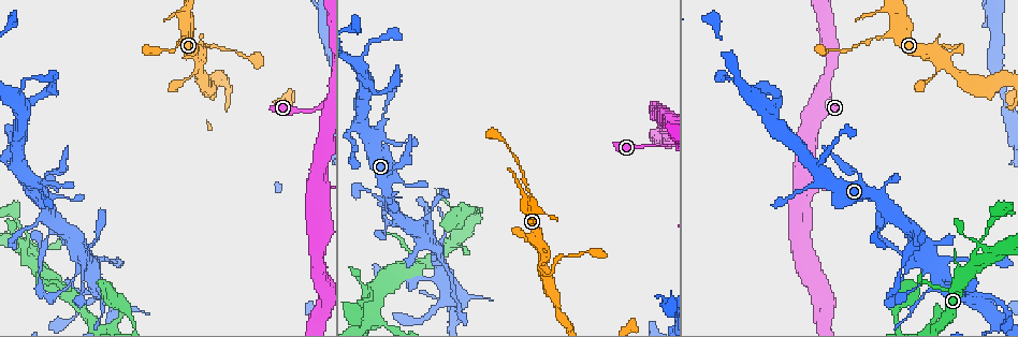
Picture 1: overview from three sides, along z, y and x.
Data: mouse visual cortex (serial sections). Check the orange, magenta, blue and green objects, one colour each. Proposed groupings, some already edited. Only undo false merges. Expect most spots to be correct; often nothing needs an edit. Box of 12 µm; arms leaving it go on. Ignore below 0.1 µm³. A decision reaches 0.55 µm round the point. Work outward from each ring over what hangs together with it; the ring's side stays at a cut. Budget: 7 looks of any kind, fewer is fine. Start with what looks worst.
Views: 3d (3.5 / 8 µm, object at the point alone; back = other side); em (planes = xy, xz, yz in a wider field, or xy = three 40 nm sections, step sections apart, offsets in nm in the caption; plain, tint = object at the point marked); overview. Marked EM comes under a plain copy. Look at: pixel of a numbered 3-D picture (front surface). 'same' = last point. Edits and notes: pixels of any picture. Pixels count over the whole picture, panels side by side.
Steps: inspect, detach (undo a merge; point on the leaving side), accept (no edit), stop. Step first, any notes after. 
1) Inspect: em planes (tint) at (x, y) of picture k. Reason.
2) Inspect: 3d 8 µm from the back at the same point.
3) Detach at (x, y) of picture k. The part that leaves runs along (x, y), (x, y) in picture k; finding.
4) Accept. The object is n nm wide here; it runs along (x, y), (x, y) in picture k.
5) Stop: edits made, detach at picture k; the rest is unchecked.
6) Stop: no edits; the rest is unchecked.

Inspect: 3d 3.5 µm at (661, 145) of picture 1. Sudden change in width.

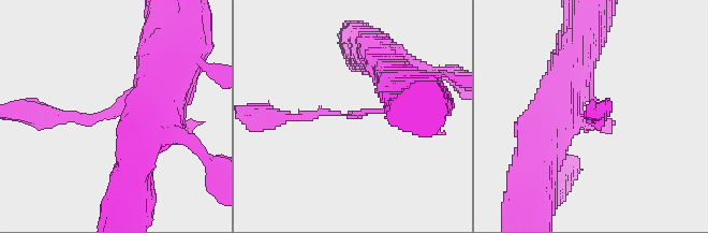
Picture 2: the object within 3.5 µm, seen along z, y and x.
Inspect: em xy step 5 (tint) at (349, 116) of picture 2. Need the tissue.

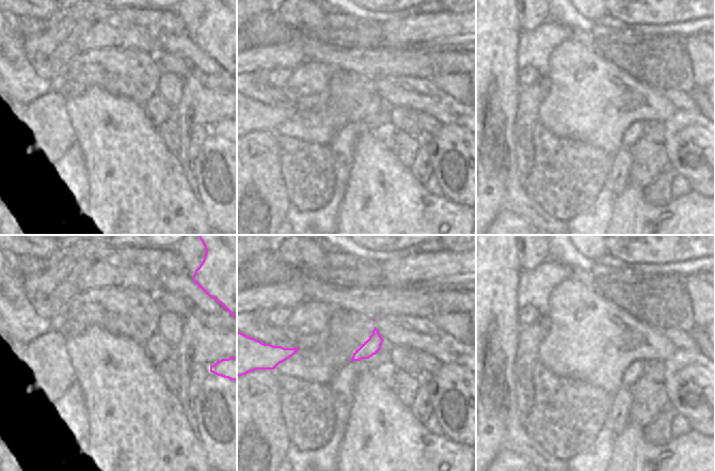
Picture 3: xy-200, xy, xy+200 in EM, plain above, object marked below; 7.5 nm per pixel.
Accept. It runs along (37, 114), (97, 120), (156, 77) in picture 2; all the same cell.

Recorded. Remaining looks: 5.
Inspect: 3d 8 µm at (202, 56) of picture 1. Branch point.

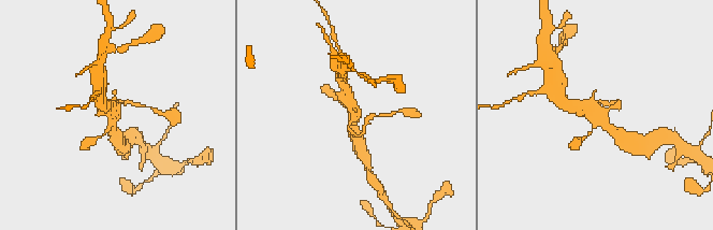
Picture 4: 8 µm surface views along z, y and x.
Inspect: em xy step 2 (tint) at (356, 108) of picture 4.

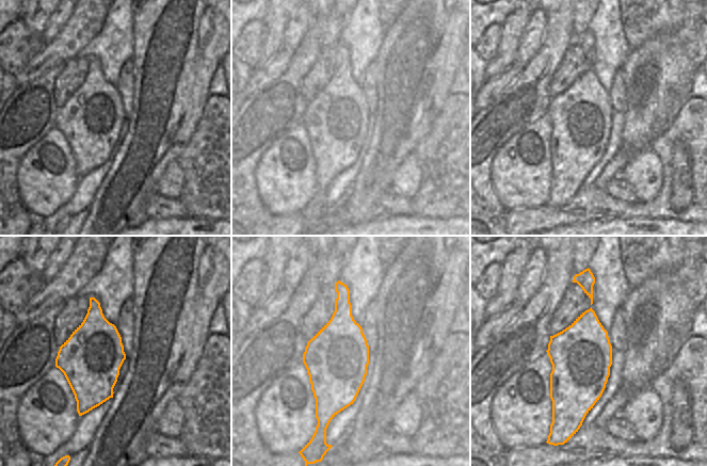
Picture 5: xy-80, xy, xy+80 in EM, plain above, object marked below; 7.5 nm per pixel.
Accept. The object is 480 nm wide here; it runs along (567, 103), (593, 110), (615, 132) in picture 4; continuous, no second cell.

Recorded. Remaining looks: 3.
Inspect: 3d 8 µm at (17, 219) of picture 1. Thick turns thin.

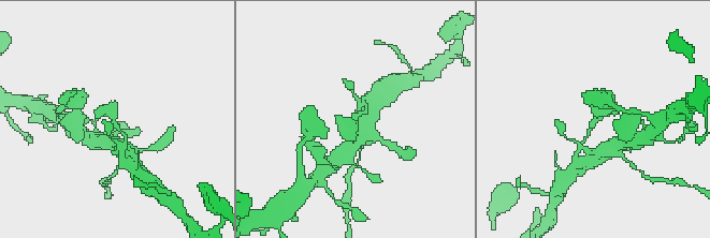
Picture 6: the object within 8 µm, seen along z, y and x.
Inspect: em xy step 5 (tint) at (596, 122) of picture 6.

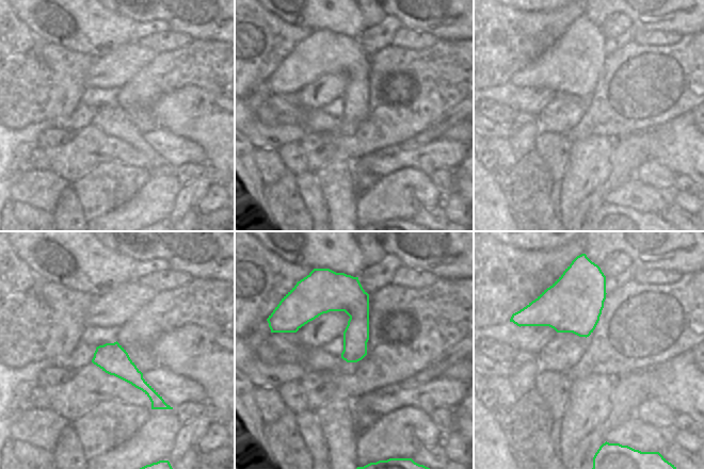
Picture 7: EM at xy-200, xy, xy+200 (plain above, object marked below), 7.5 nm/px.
Accept. It runs along (126, 144), (109, 110), (95, 117) in picture 6; one cell here.

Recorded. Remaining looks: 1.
Stop: no edits; the rest is unchecked.

